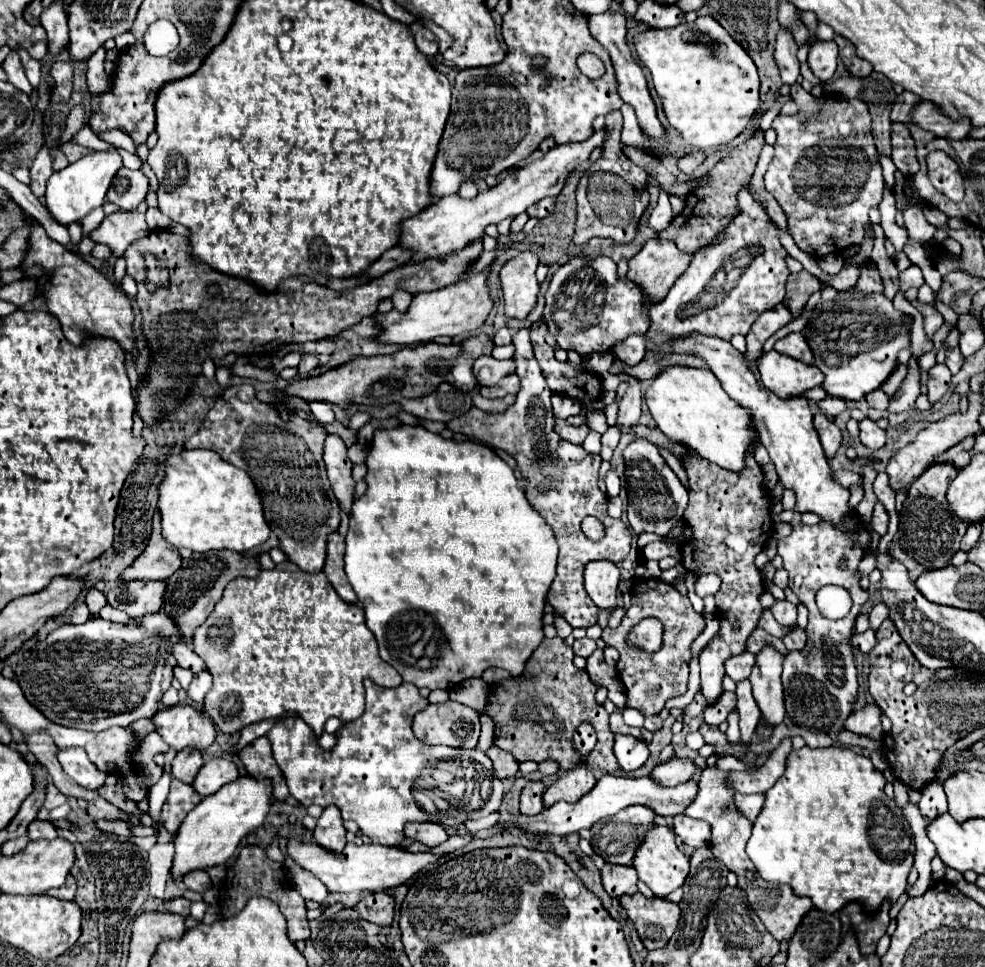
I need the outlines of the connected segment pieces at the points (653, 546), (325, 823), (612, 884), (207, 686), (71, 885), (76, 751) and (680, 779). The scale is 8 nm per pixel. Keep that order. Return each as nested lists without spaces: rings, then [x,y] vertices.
[[[651,542],[651,544],[647,544],[645,548],[641,548],[641,552],[643,552],[643,556],[647,558],[647,560],[661,560],[661,558],[665,558],[665,556],[675,556],[677,560],[681,560],[681,552],[679,552],[679,544],[677,546],[667,546],[665,542]]]
[[[337,806],[323,808],[323,814],[317,820],[317,828],[313,830],[313,840],[323,844],[323,848],[333,848],[333,852],[341,852],[347,844],[345,828],[341,820],[341,812]]]
[[[605,864],[601,868],[601,880],[603,888],[611,898],[619,898],[623,894],[635,894],[637,892],[637,872],[631,866],[619,866],[619,864]]]
[[[201,670],[201,672],[193,674],[193,680],[191,680],[189,690],[187,690],[187,696],[189,696],[197,706],[201,706],[205,694],[207,694],[209,690],[211,690],[211,674],[209,674],[207,670]]]
[[[69,874],[69,876],[67,876],[67,882],[63,884],[63,888],[53,888],[53,890],[49,890],[47,894],[49,894],[49,896],[55,896],[55,898],[59,898],[59,900],[73,900],[73,898],[75,898],[75,890],[77,890],[77,880]]]
[[[65,748],[57,750],[57,760],[63,766],[65,774],[71,776],[79,786],[95,790],[105,784],[105,774],[87,758],[83,748]]]
[[[671,758],[669,762],[657,764],[653,772],[649,772],[649,778],[653,778],[663,788],[671,788],[671,786],[687,782],[693,774],[695,774],[695,764],[691,760]]]

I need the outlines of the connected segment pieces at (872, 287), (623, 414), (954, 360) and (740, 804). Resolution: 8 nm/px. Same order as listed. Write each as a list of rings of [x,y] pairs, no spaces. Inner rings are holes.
[[[865,264],[859,268],[861,276],[857,280],[855,286],[849,288],[849,292],[855,292],[855,290],[861,290],[863,294],[883,294],[883,280],[879,278],[879,270],[871,264]]]
[[[629,378],[629,384],[631,384],[629,390],[627,390],[627,394],[623,396],[623,400],[619,404],[619,414],[617,414],[617,424],[615,424],[615,428],[619,428],[619,432],[627,432],[641,418],[639,382],[635,378]]]
[[[951,348],[951,350],[947,350],[945,364],[947,364],[947,368],[951,370],[951,374],[957,374],[957,372],[959,372],[963,360],[965,360],[965,358],[963,358],[963,354],[959,352],[959,348]]]
[[[735,794],[735,804],[737,804],[737,808],[739,808],[739,812],[747,818],[747,820],[755,820],[757,818],[757,814],[759,814],[759,810],[761,810],[761,806],[763,806],[763,794],[749,794],[749,796],[745,796],[745,794]]]

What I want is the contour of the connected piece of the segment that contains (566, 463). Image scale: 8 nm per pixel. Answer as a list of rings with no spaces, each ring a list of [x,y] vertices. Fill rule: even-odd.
[[[521,328],[513,336],[515,346],[515,372],[521,378],[521,390],[517,394],[517,402],[509,406],[501,414],[487,414],[479,408],[471,408],[467,414],[447,422],[447,428],[459,434],[467,434],[471,438],[489,442],[495,448],[509,452],[521,470],[523,488],[531,506],[547,520],[551,526],[555,540],[559,544],[559,564],[557,576],[549,590],[549,604],[559,612],[573,628],[589,628],[597,622],[599,608],[589,600],[583,584],[583,568],[591,560],[613,560],[621,562],[627,558],[631,548],[631,532],[619,518],[611,518],[607,514],[607,496],[597,486],[597,472],[601,464],[601,456],[587,454],[581,446],[573,446],[567,440],[561,440],[553,432],[553,412],[551,412],[551,388],[547,386],[547,378],[533,356],[533,346],[529,338],[531,330]],[[585,516],[597,516],[605,524],[605,538],[601,542],[591,542],[581,532],[581,520]]]

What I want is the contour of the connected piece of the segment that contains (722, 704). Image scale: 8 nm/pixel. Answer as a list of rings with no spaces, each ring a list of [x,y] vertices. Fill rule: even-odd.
[[[723,692],[713,704],[705,706],[705,710],[703,710],[705,722],[719,726],[735,710],[735,704],[737,704],[735,692]]]

